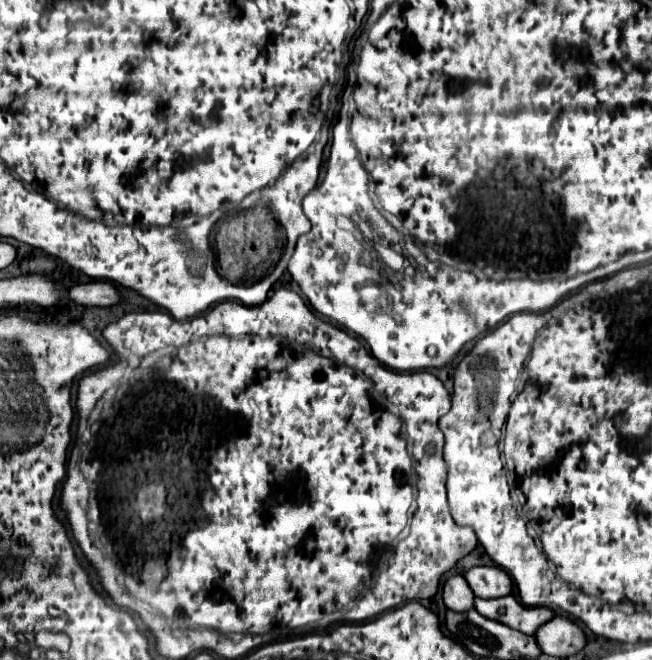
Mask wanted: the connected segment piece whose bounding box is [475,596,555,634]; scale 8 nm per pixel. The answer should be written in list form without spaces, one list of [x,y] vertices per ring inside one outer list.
[[[513,596],[495,598],[495,600],[475,600],[475,610],[481,616],[487,616],[491,620],[499,620],[501,624],[507,624],[509,628],[515,628],[525,634],[533,634],[535,628],[543,626],[547,620],[555,616],[553,608],[523,608]]]

